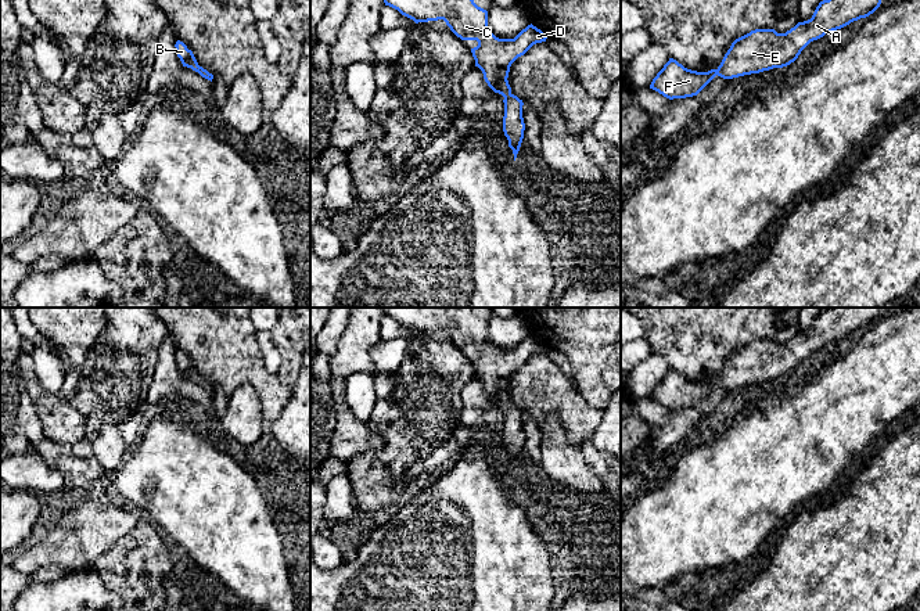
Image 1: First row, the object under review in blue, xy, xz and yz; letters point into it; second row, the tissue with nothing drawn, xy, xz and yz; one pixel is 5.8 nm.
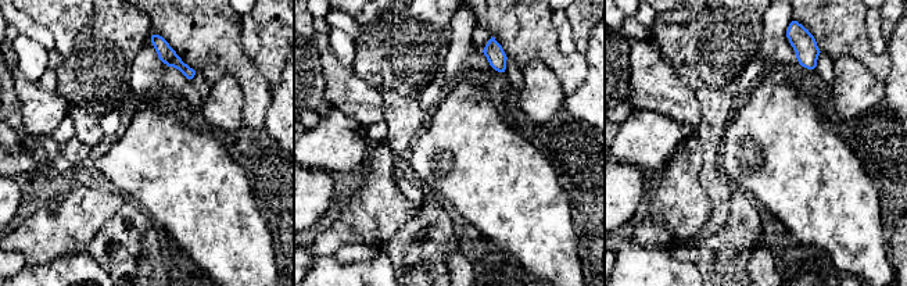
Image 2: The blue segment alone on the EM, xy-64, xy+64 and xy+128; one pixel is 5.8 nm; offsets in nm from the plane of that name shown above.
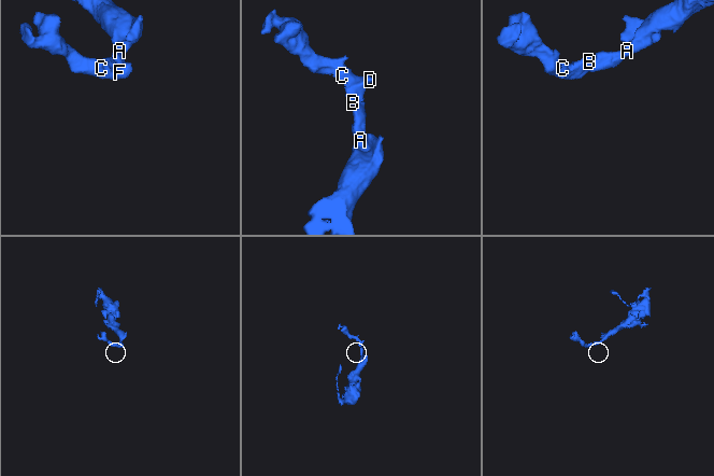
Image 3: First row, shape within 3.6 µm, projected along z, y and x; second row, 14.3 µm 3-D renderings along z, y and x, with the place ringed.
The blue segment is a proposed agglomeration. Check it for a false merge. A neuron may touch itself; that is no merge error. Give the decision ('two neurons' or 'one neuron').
one neuron

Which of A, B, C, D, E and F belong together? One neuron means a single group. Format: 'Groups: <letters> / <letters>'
Groups: A B C D E F

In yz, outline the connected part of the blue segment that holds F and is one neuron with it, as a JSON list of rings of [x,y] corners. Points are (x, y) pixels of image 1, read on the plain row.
[[[830,308],[819,313],[811,330],[786,344],[755,339],[736,349],[716,380],[697,382],[669,369],[650,399],[669,410],[686,409],[697,406],[716,385],[733,389],[787,377],[811,352],[869,327],[880,315],[880,308]]]

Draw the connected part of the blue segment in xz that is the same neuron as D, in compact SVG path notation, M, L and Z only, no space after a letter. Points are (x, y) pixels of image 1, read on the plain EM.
M384 308L385 316L398 320L402 326L413 330L416 334L443 330L450 341L461 351L477 351L478 356L471 359L478 377L488 396L504 407L503 442L508 450L508 457L513 460L514 471L520 461L525 434L522 428L522 410L511 403L508 395L508 382L511 374L524 366L533 355L546 352L546 345L532 334L522 339L514 349L499 349L489 342L488 321L478 317L472 308Z

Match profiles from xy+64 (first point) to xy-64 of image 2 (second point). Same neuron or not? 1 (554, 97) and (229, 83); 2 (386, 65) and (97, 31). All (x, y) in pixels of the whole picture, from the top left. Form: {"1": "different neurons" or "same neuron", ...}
{"1": "same neuron", "2": "same neuron"}

